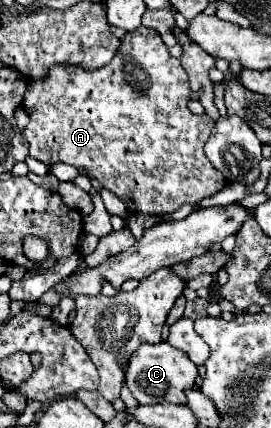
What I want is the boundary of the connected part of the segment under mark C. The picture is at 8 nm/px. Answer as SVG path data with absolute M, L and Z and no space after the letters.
M158 343L158 345L142 345L130 359L130 371L126 375L126 385L132 391L134 399L142 405L152 403L186 403L184 391L194 387L194 381L198 377L198 367L178 349L174 349L170 343Z

